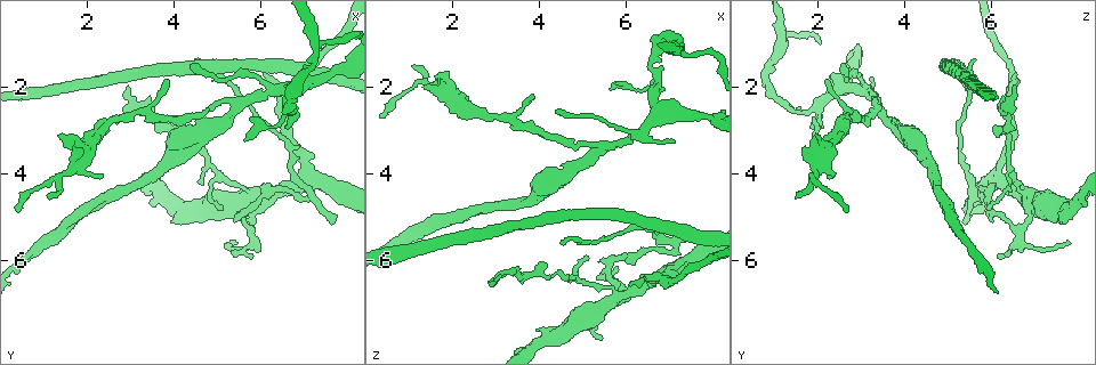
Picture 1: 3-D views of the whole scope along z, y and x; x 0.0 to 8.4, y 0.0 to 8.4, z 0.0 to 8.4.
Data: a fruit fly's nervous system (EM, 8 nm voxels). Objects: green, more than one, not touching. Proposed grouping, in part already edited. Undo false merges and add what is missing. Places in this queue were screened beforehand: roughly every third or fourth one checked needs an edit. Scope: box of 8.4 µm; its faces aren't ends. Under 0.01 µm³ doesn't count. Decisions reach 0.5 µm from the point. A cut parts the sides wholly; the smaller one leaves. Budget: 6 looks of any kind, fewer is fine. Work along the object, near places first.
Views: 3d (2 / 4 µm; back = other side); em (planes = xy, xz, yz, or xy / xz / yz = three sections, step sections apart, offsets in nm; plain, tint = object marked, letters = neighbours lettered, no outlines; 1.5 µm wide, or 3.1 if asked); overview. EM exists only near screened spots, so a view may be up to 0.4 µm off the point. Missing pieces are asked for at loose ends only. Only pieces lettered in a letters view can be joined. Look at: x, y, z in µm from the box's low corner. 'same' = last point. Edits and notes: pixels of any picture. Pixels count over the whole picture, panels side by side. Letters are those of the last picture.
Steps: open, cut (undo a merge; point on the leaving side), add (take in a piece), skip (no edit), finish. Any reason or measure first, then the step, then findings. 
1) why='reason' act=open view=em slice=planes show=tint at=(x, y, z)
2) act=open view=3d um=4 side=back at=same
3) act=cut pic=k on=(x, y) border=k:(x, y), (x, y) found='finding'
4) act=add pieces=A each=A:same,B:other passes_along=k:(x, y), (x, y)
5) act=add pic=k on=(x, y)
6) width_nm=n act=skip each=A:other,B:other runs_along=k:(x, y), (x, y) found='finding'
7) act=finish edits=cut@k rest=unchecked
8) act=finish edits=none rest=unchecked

act=open view=em slice=planes show=letters at=(7.70, 5.15, 5.35)

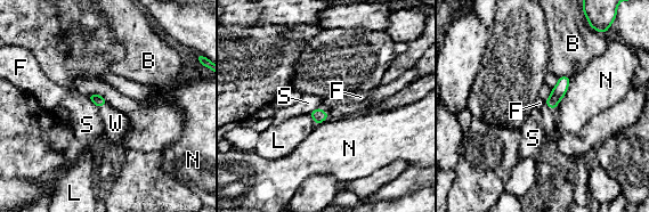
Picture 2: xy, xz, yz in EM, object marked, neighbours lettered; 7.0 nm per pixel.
act=add pieces=W each=B:other,F:other,L:other,N:other,S:other,W:same passes_along=2:(558, 92), (550, 106), (549, 115) found='it goes on there'

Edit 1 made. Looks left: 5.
why='an open end' act=open view=em slice=yz step=4 show=tint at=(2.40, 4.00, 2.25)

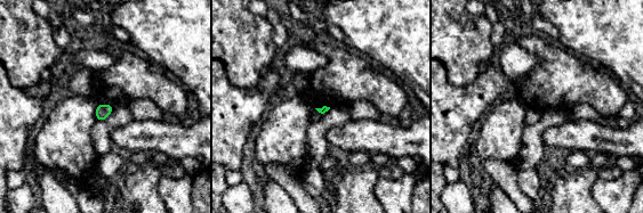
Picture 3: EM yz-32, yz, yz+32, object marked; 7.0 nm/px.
why='cut it another way' act=open view=em slice=planes show=letters at=same

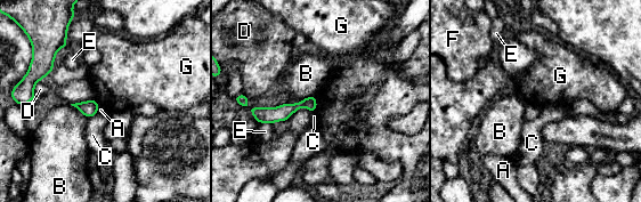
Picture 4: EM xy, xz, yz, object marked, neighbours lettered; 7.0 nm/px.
act=skip each=A:other,B:other,C:other,D:other,E:other,F:other,G:other runs_along=4:(313, 102), (282, 113), (254, 111) found='no lettered piece goes on from it'

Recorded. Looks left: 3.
why='tapers out' act=open view=em slice=yz step=4 show=letters at=(4.50, 1.50, 2.55)

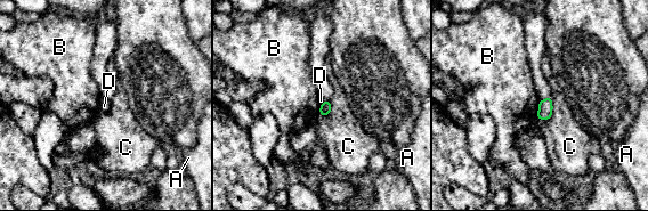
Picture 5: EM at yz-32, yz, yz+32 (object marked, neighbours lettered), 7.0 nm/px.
why='cut it another way' act=open view=em slice=planes show=letters at=same

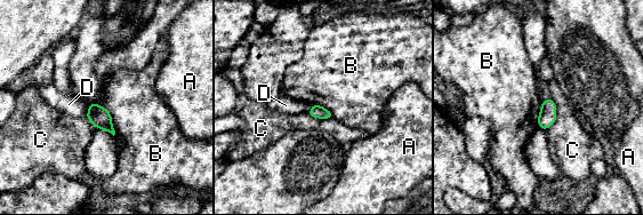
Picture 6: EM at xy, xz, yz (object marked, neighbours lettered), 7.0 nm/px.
longest_contact=B:280nm act=skip each=A:other,B:other,C:other,D:other border=6:(96, 102), (110, 113), (114, 135) found='none of them fits'

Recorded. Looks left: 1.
act=finish edits=add@2 rest=unchecked

